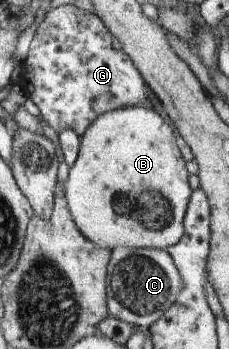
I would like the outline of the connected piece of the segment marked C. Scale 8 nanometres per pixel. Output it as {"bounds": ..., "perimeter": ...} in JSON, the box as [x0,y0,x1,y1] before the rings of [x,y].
{"bounds":[108,247,182,328],"perimeter":[[[117,247],[112,250],[109,263],[108,292],[111,317],[127,322],[133,327],[150,328],[177,301],[182,280],[168,250],[151,247]]]}

